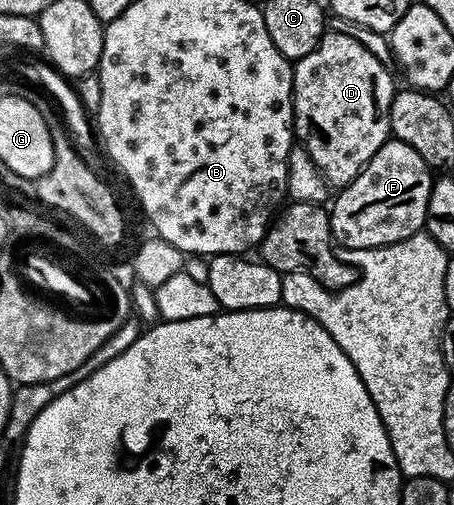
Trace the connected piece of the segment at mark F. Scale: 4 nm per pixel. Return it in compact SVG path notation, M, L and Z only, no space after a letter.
M388 138L378 153L370 157L358 177L339 188L337 195L340 196L331 200L328 220L333 240L341 248L353 251L385 247L411 235L421 234L428 216L433 178L432 168L422 161L422 157L418 157L415 149L410 149L410 145L401 139Z

